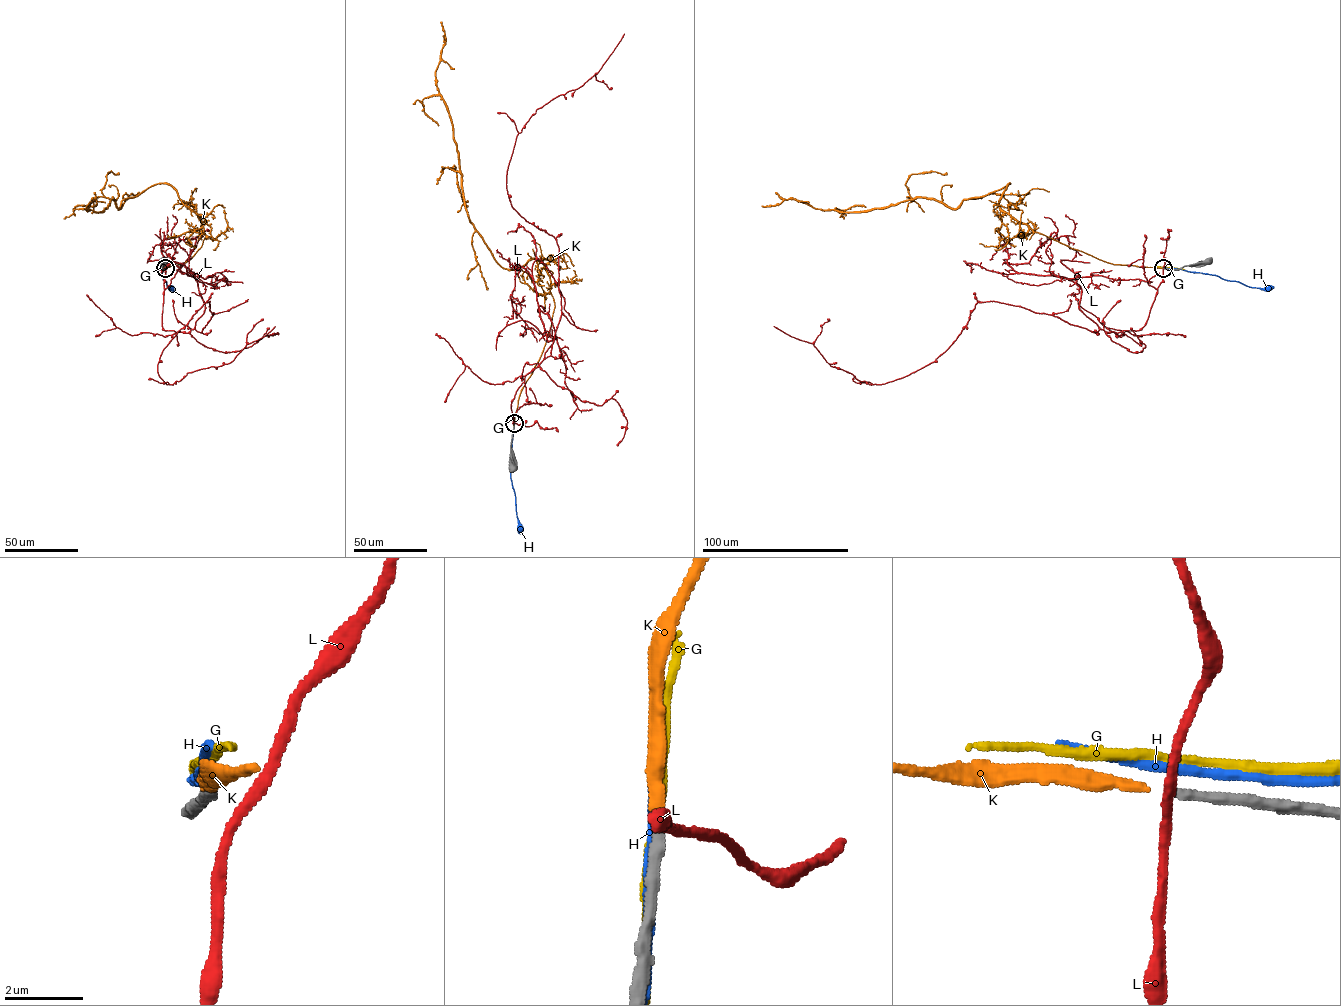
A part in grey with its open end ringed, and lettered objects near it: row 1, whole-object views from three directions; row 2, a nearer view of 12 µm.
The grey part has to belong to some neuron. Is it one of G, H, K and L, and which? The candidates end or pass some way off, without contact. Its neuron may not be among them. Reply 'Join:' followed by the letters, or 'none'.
Join: K

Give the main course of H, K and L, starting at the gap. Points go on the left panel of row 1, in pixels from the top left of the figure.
H: (165, 267), (161, 275), (167, 287), (172, 288)
K: (165, 268), (205, 237), (170, 185), (119, 209), (113, 197), (91, 206)
L: (166, 269), (165, 330), (200, 332), (212, 315), (206, 302), (163, 350), (166, 384), (229, 363), (275, 326)

